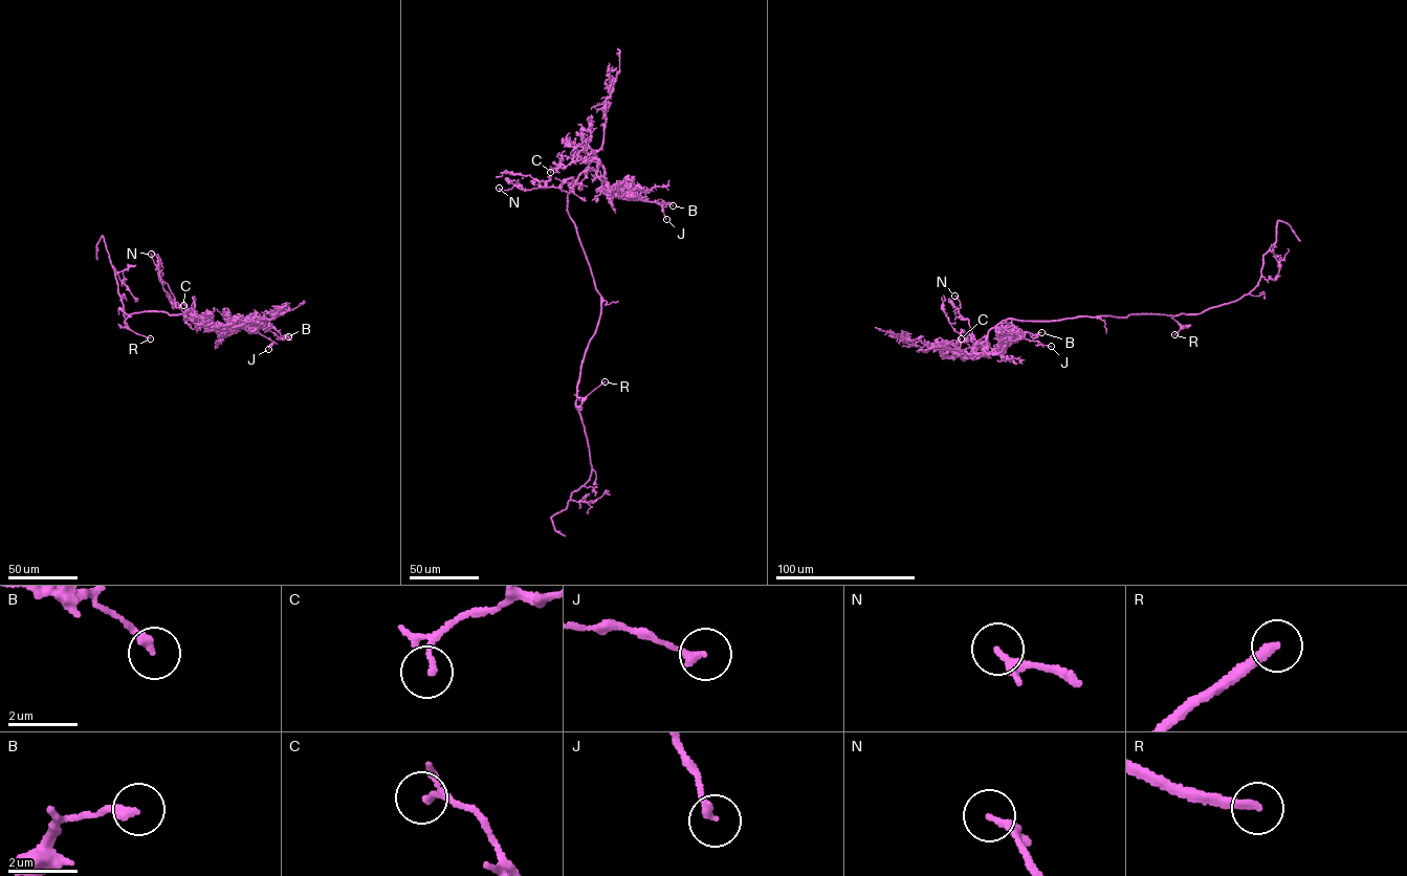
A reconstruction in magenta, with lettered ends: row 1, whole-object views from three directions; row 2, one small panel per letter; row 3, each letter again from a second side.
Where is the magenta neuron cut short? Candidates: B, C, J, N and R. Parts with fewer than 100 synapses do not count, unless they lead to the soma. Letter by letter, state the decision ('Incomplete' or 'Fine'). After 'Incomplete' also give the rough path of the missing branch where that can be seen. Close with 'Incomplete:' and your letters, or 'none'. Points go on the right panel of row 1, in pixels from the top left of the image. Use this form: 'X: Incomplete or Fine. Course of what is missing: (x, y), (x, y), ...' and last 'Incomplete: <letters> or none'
B: Fine
C: Fine
J: Fine
N: Fine
R: Incomplete. Course of what is missing: (1174, 334), (1187, 338), (1228, 334), (1235, 329), (1236, 324), (1246, 327), (1249, 322)
Incomplete: R

